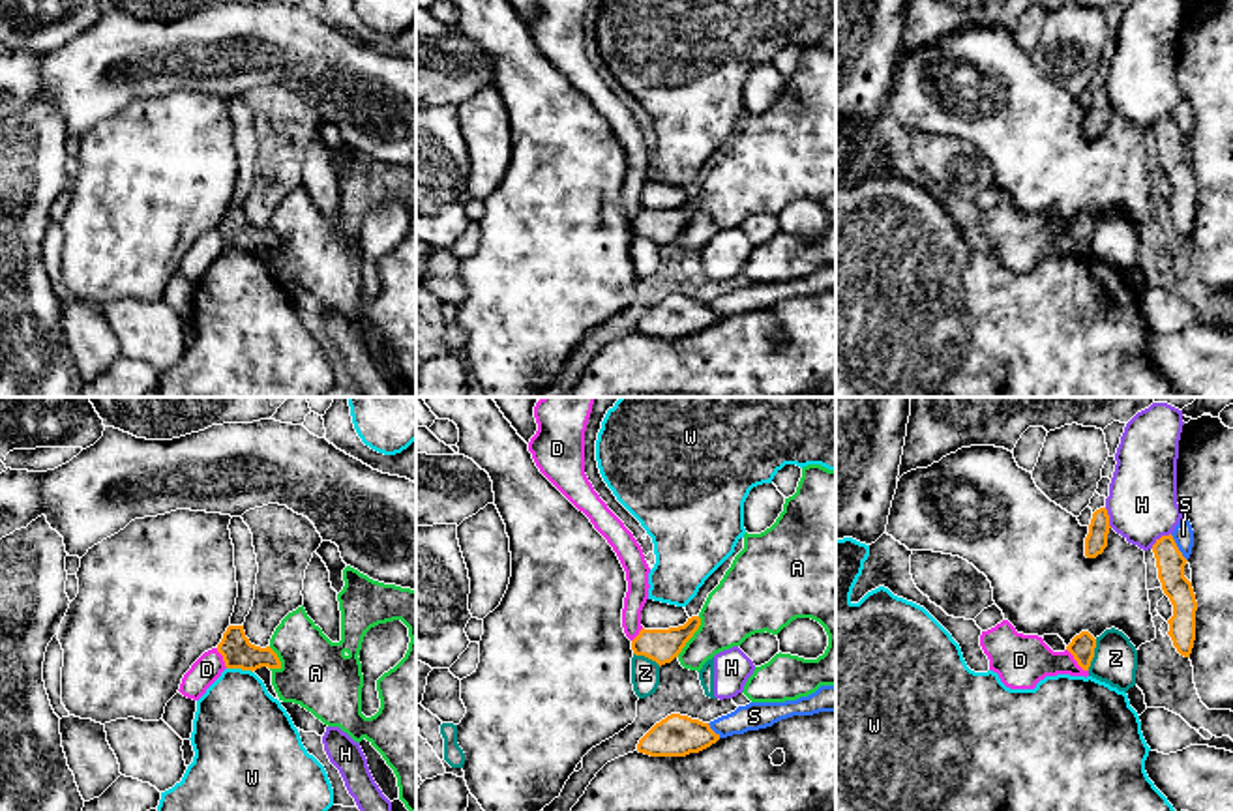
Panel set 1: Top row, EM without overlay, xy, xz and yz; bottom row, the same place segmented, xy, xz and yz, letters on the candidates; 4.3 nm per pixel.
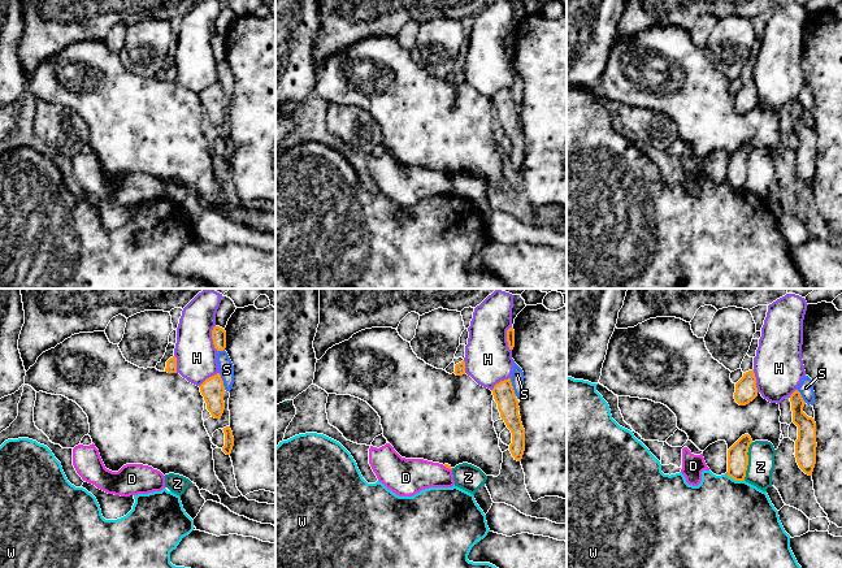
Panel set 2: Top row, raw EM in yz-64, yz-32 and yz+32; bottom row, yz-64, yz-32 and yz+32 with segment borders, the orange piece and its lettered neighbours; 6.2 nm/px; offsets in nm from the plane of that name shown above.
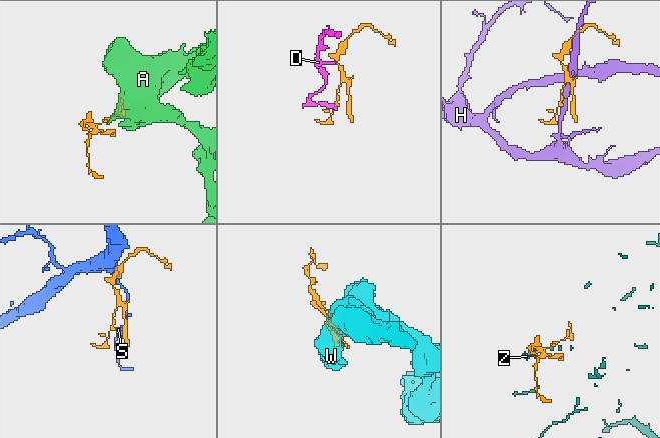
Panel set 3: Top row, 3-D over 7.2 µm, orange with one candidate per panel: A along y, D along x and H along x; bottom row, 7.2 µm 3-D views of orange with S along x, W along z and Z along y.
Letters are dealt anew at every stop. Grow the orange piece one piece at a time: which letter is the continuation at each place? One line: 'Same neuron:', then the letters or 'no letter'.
Same neuron: no letter

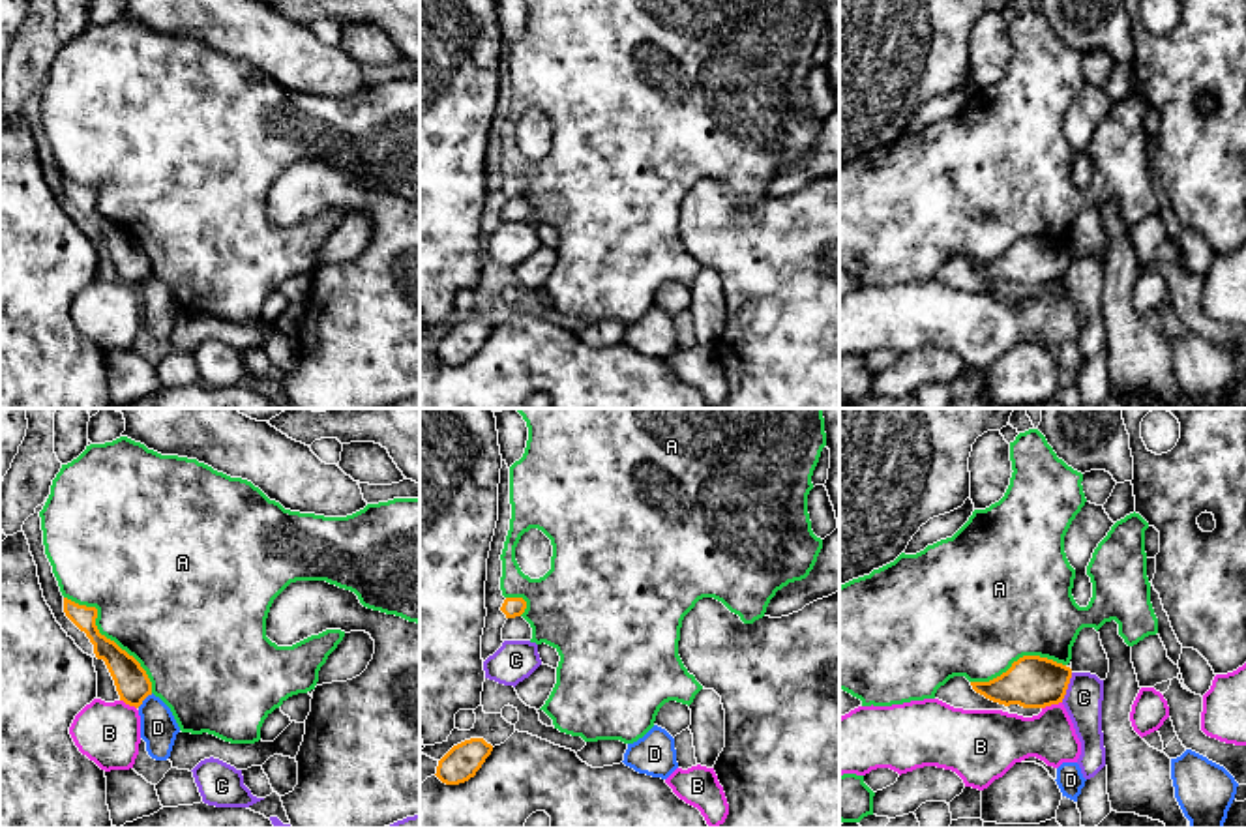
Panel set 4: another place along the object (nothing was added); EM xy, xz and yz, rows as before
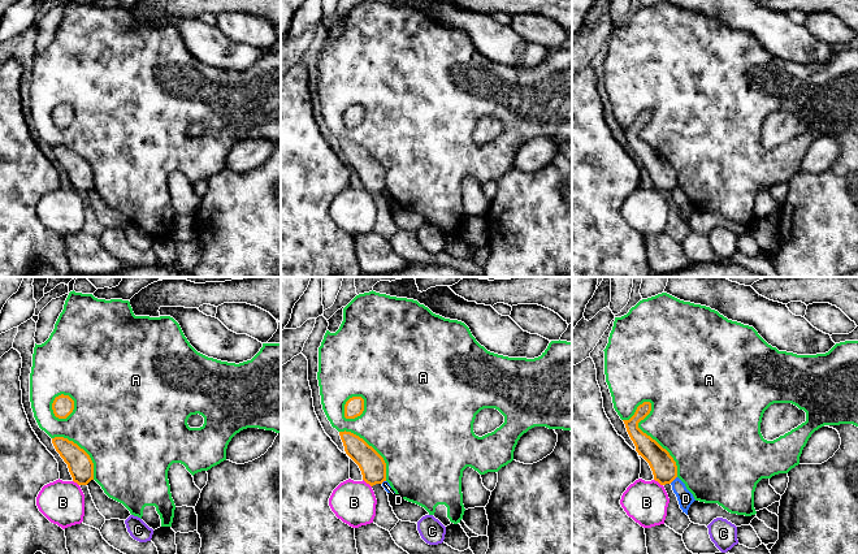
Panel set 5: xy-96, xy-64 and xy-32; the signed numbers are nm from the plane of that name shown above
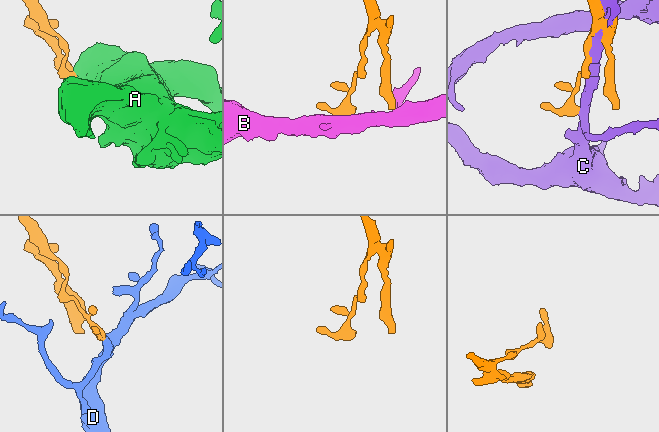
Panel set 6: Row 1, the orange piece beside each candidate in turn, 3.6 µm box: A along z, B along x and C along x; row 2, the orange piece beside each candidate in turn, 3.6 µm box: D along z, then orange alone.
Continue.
Same neuron: no letter

